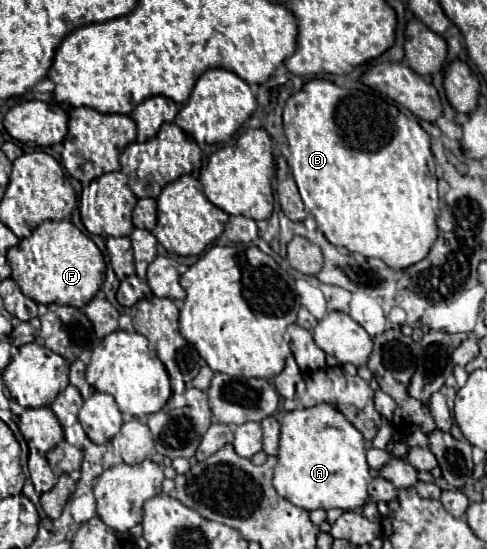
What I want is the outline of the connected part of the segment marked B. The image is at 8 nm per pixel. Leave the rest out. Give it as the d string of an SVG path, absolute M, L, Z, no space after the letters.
M311 79L287 99L283 129L285 143L281 154L295 177L305 211L315 217L329 243L365 257L379 257L395 271L427 257L439 235L439 197L437 177L429 167L429 161L433 161L429 135L415 117L407 117L377 93L341 89L331 81Z

